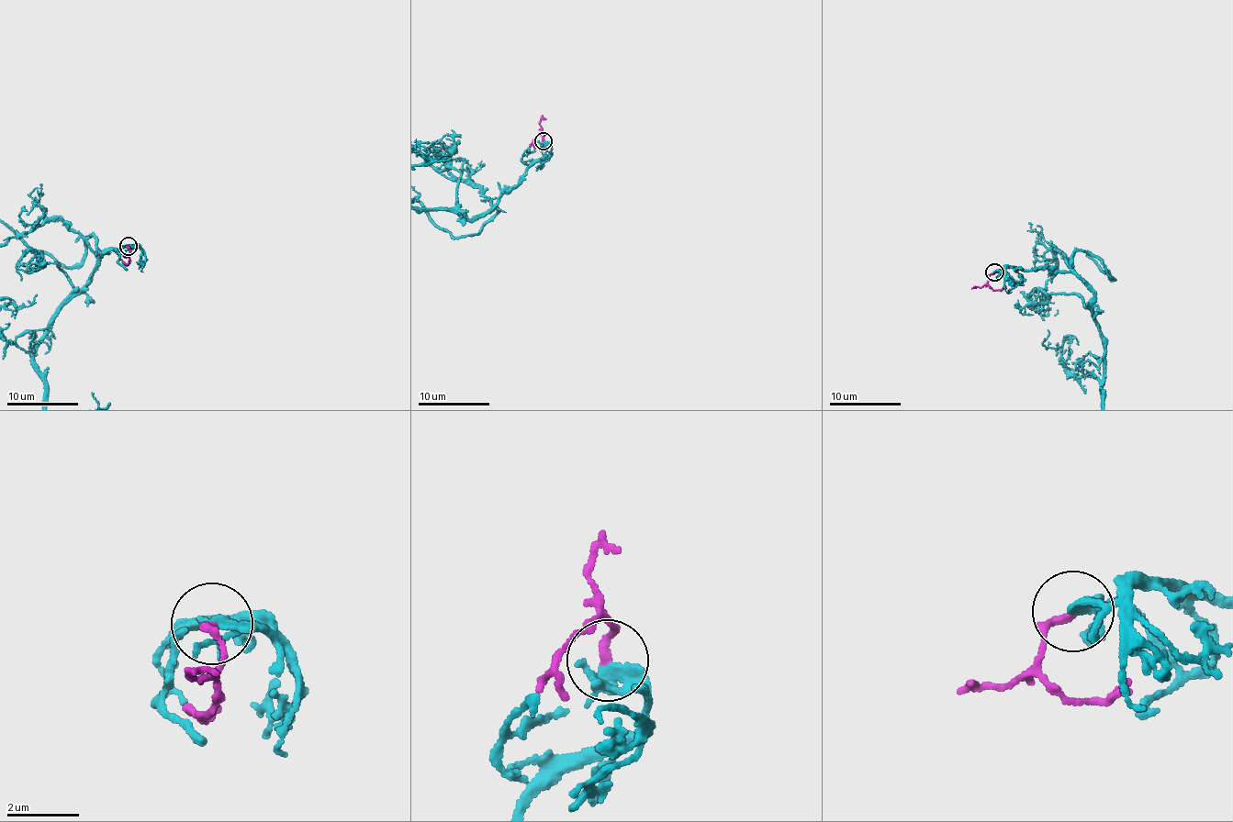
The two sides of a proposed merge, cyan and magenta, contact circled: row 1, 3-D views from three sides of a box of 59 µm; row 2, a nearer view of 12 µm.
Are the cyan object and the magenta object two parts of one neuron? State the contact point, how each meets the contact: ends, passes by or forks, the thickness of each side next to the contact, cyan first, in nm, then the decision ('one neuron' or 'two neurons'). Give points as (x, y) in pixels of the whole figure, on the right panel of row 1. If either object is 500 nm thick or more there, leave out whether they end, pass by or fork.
(994, 272) | cyan forks | magenta ends | 180/240 nm | one neuron

